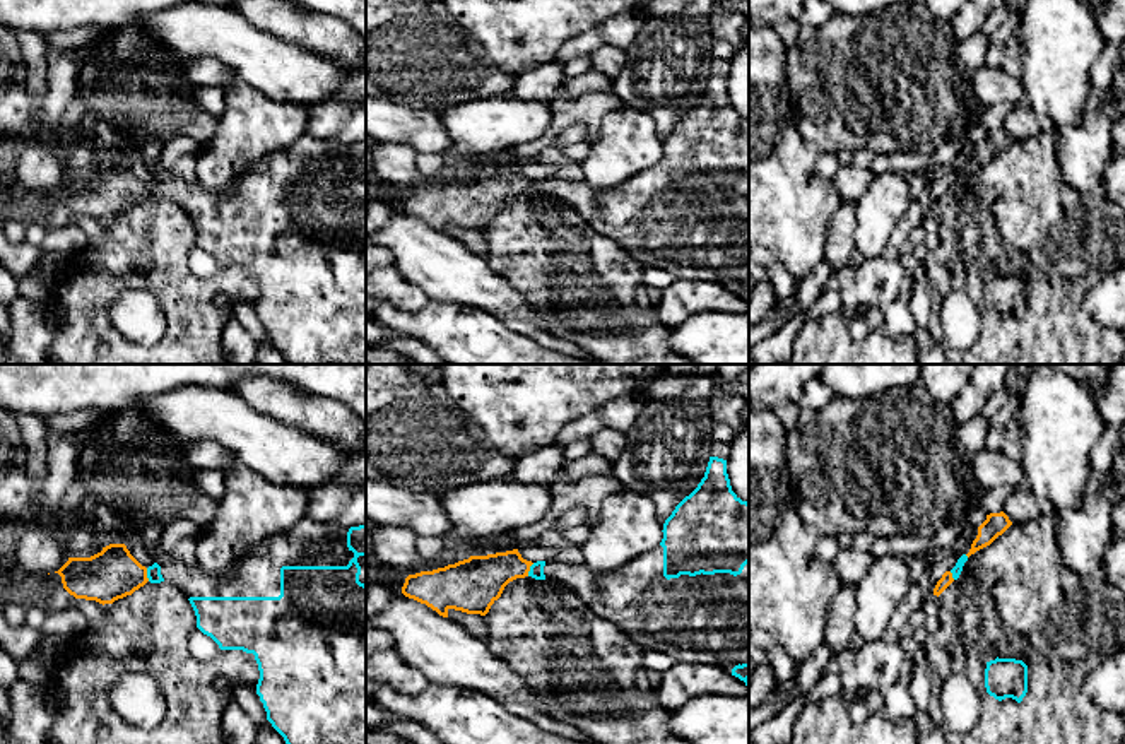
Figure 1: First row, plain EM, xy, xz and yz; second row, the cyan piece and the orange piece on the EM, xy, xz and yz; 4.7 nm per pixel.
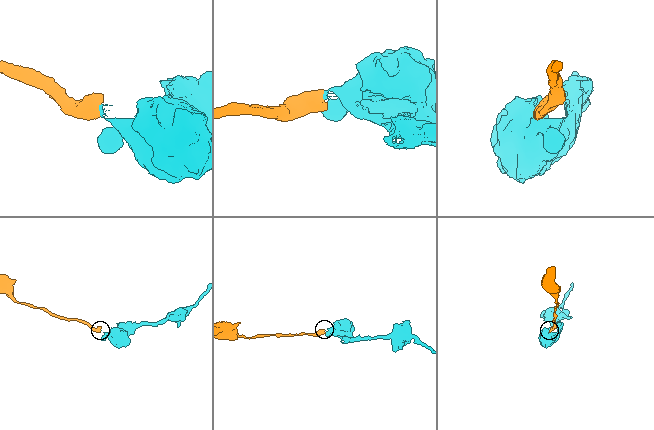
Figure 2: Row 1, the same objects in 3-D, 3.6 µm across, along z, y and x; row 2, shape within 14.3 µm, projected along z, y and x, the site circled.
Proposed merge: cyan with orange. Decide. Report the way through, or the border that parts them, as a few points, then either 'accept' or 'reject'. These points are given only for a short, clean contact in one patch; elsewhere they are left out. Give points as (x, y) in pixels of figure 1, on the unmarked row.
across xy (154, 192), (147, 192), (113, 190) | accept

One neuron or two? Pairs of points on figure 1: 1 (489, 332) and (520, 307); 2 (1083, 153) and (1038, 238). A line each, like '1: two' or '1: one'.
1: two
2: two

